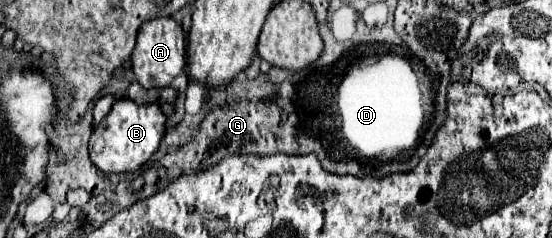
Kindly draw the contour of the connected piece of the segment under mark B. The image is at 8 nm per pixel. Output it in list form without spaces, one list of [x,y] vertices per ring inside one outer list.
[[[117,99],[109,115],[93,129],[89,141],[91,161],[103,173],[133,173],[137,171],[159,147],[165,133],[165,115],[159,105],[135,105],[131,99]]]

